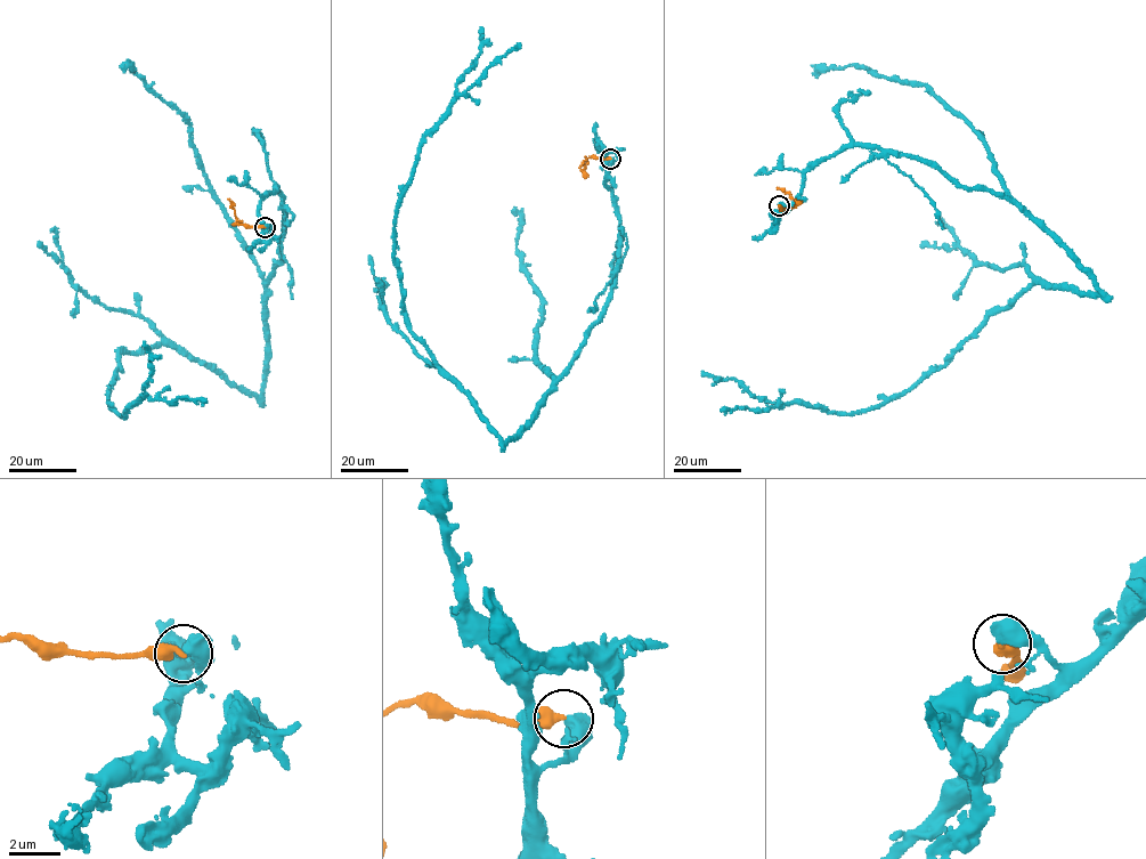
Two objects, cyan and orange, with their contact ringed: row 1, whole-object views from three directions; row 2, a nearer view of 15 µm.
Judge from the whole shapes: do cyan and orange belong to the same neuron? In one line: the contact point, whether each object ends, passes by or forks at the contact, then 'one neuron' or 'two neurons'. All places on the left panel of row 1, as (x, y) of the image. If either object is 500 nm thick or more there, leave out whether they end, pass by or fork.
at (265, 227); two neurons

